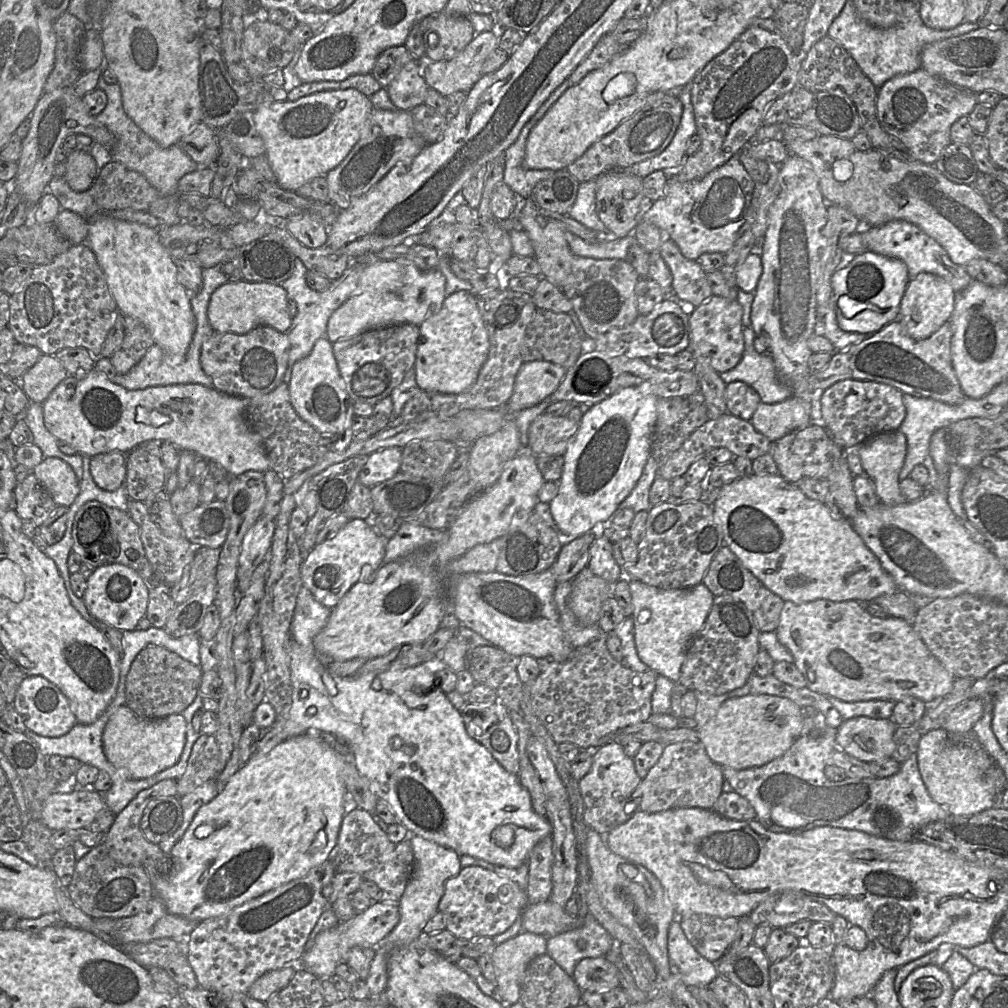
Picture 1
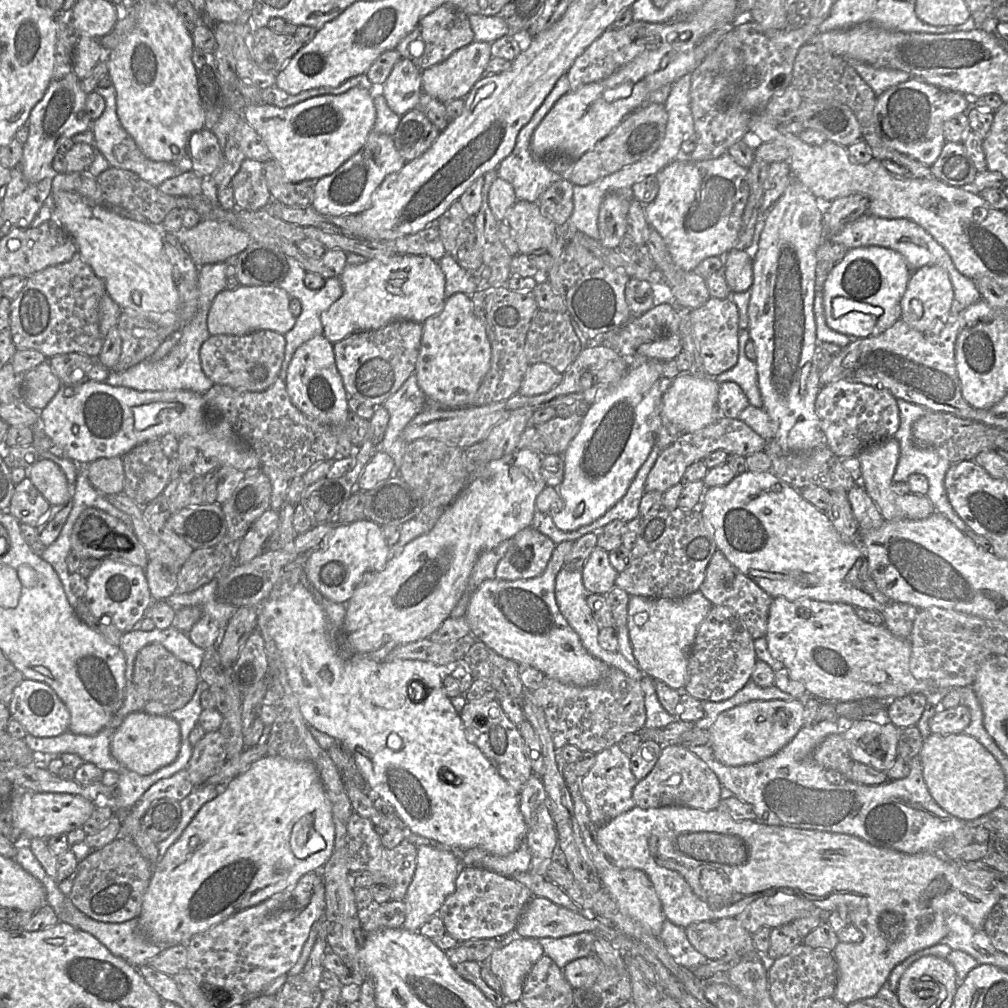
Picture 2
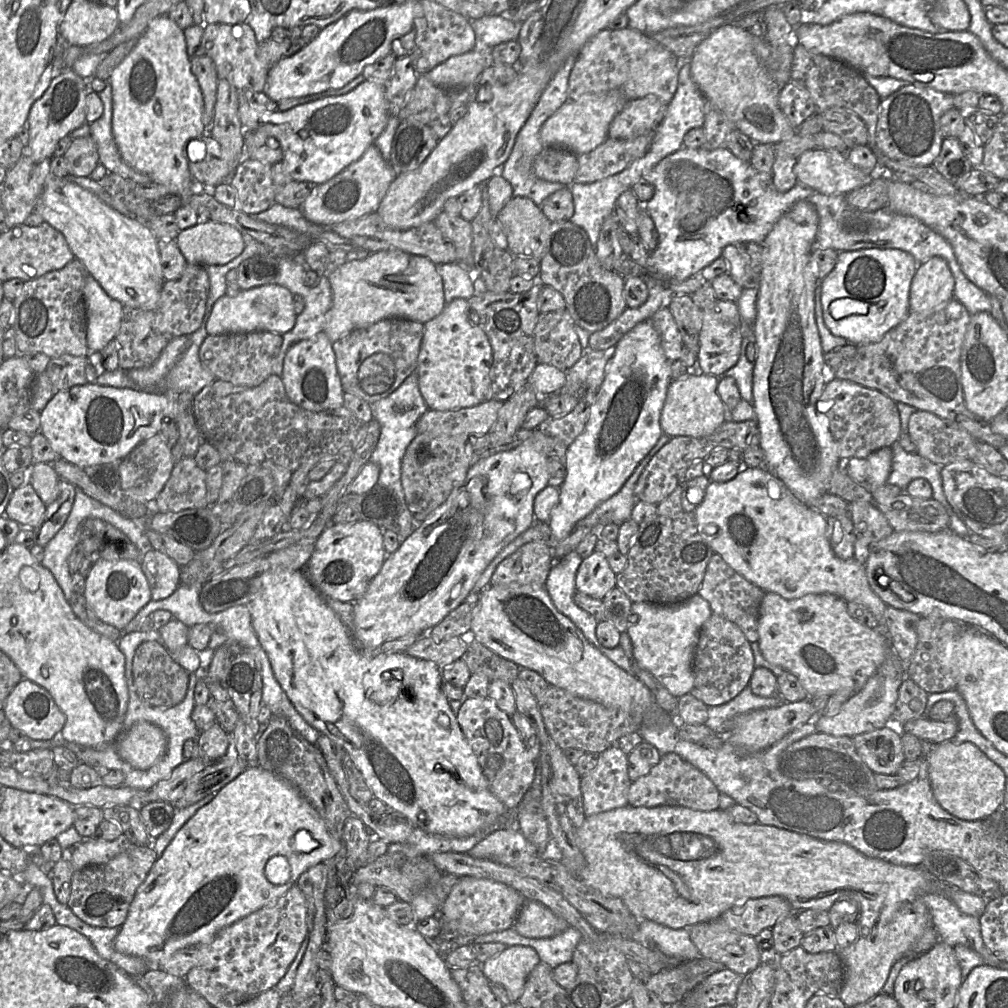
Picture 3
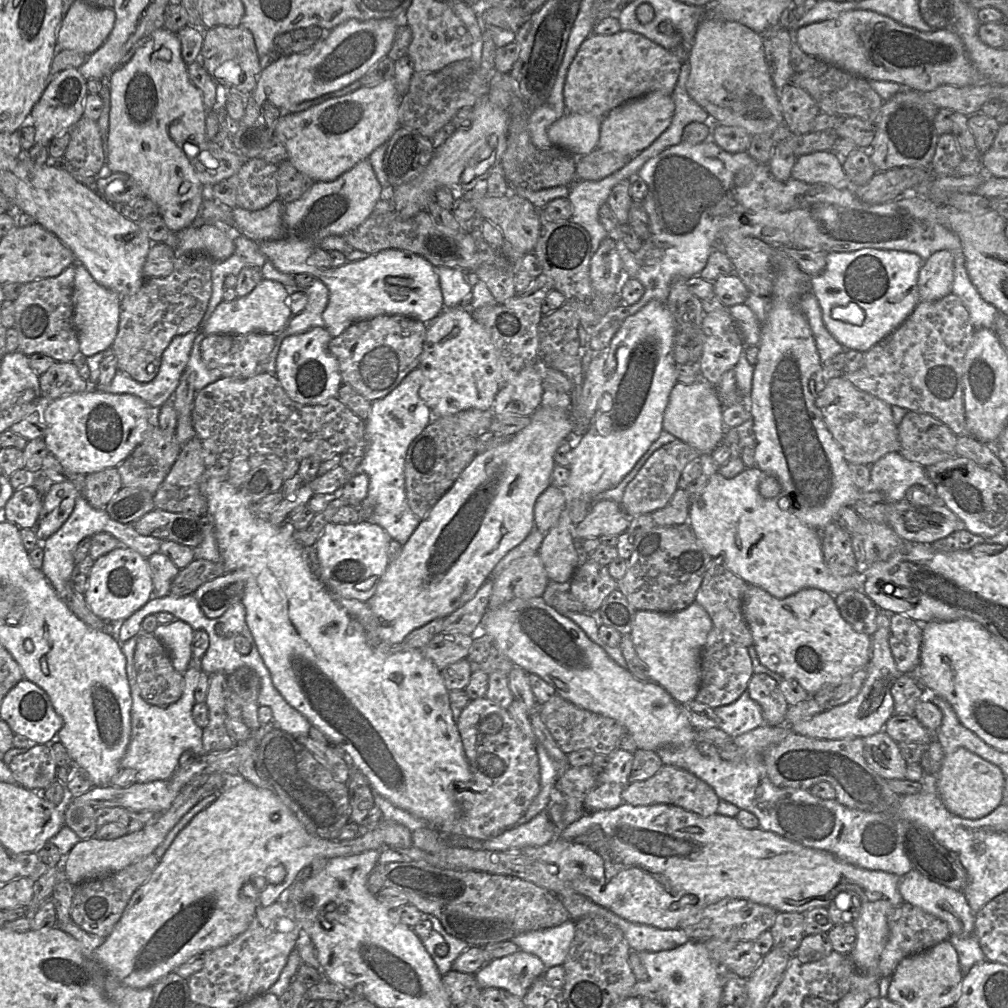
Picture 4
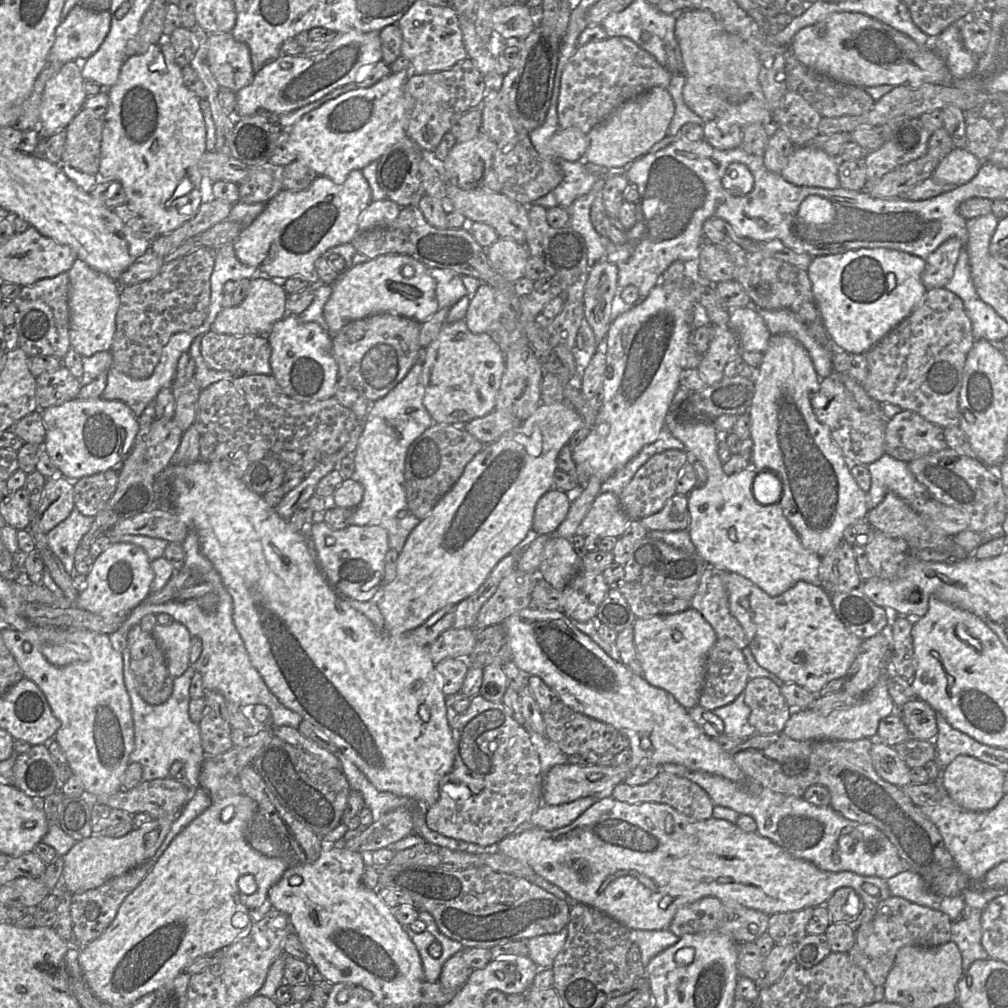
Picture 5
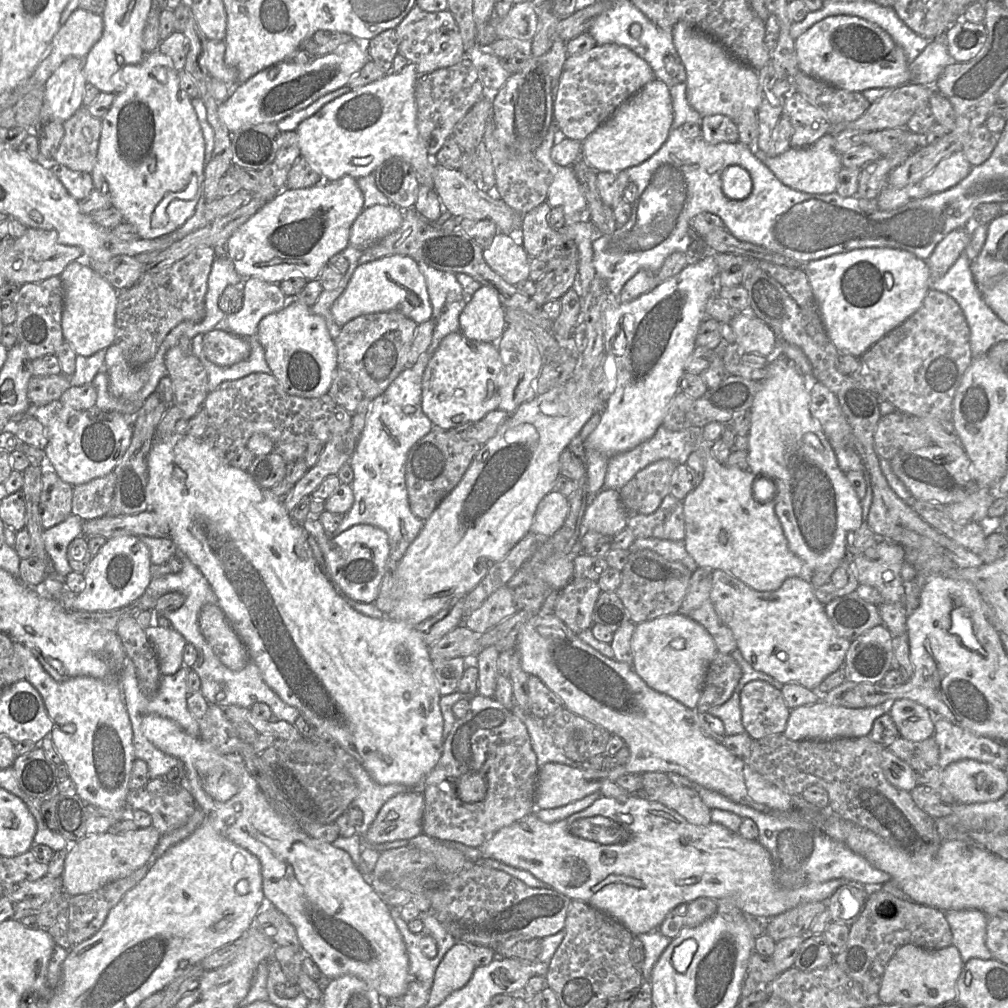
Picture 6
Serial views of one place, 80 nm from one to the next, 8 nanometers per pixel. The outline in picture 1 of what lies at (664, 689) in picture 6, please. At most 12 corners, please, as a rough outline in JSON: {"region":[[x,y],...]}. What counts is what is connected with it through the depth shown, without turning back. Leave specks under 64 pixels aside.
{"region":[[629,581],[640,660],[679,683],[714,595]]}

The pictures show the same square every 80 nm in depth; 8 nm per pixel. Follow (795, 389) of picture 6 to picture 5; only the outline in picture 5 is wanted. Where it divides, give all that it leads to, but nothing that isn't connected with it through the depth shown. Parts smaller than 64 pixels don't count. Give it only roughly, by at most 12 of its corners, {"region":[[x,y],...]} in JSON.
{"region":[[771,335],[754,371],[750,467],[822,557],[867,493],[814,413],[808,351]]}

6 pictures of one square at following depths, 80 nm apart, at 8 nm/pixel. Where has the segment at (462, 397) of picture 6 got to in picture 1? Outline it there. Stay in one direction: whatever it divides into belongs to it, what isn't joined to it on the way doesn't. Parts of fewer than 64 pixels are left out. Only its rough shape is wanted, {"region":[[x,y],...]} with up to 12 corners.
{"region":[[475,294],[419,325],[421,390],[468,390],[489,352]]}

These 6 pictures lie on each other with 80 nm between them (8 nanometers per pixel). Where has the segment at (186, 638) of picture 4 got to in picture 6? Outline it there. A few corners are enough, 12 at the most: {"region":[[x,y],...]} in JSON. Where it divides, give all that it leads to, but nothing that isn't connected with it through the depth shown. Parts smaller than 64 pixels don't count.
{"region":[[173,628],[145,629],[160,673],[183,666],[185,638]]}

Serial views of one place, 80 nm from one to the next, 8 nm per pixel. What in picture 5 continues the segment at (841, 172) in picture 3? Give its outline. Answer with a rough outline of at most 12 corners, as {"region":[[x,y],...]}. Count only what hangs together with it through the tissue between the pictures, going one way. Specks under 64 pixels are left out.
{"region":[[796,147],[780,175],[807,187],[837,189],[839,160]]}

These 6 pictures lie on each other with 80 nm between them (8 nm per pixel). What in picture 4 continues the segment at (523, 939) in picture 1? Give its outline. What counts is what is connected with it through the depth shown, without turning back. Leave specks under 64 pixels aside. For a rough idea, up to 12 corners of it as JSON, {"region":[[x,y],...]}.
{"region":[[522,950],[487,962],[476,973],[481,988],[523,998],[545,972]]}

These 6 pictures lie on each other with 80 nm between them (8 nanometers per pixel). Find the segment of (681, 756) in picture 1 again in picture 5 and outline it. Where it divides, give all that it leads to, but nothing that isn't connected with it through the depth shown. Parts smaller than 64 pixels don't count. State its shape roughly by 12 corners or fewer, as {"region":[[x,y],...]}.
{"region":[[663,770],[644,785],[620,783],[627,804],[667,804],[697,821],[715,806],[698,784]]}

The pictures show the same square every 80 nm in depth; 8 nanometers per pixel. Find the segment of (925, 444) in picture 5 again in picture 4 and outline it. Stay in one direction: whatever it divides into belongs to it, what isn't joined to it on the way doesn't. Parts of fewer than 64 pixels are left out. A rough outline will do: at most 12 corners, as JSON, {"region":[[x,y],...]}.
{"region":[[926,413],[898,425],[899,453],[925,467],[956,456],[958,436]]}

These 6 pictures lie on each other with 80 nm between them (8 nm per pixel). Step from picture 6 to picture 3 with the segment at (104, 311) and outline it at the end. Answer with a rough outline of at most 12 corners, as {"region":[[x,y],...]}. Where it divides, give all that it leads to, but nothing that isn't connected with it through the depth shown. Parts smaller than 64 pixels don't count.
{"region":[[89,273],[83,299],[89,352],[119,331],[123,305]]}

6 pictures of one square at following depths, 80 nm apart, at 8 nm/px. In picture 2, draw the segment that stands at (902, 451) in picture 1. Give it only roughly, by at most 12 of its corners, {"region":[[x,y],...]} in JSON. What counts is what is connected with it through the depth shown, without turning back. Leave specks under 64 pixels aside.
{"region":[[894,437],[858,454],[861,485],[885,521],[925,519],[926,495],[891,489],[900,445]]}

